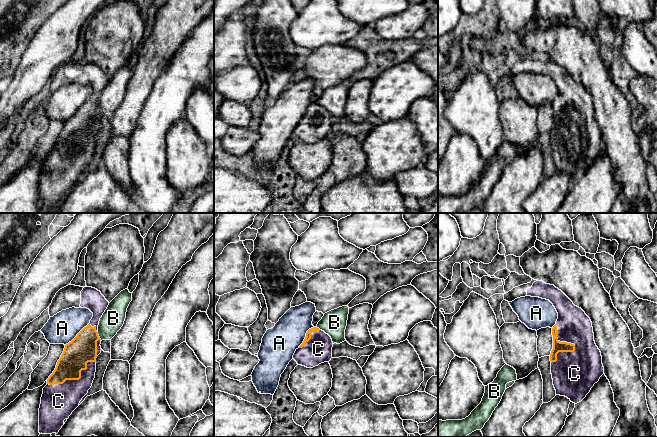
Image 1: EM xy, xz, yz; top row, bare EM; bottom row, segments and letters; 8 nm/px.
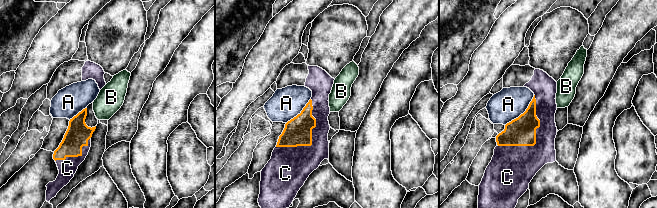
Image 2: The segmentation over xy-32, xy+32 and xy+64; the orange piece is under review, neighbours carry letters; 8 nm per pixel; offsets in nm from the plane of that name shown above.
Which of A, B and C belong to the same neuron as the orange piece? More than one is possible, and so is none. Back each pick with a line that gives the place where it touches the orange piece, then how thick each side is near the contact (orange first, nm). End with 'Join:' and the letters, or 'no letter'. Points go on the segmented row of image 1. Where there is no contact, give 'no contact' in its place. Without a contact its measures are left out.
C: yz (574, 346) | 90/360 nm
Join: C

